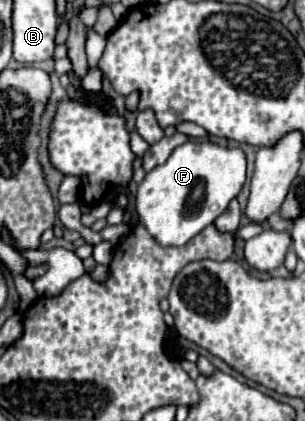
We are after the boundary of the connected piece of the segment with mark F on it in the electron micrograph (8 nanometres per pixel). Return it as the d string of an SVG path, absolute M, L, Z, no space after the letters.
M207 139L187 141L179 145L163 165L155 167L139 183L137 207L135 207L135 211L139 213L139 223L145 225L145 229L159 245L185 245L191 237L195 237L207 225L211 225L227 209L231 199L239 197L245 183L245 173L247 173L247 161L245 153L239 147L221 147Z

